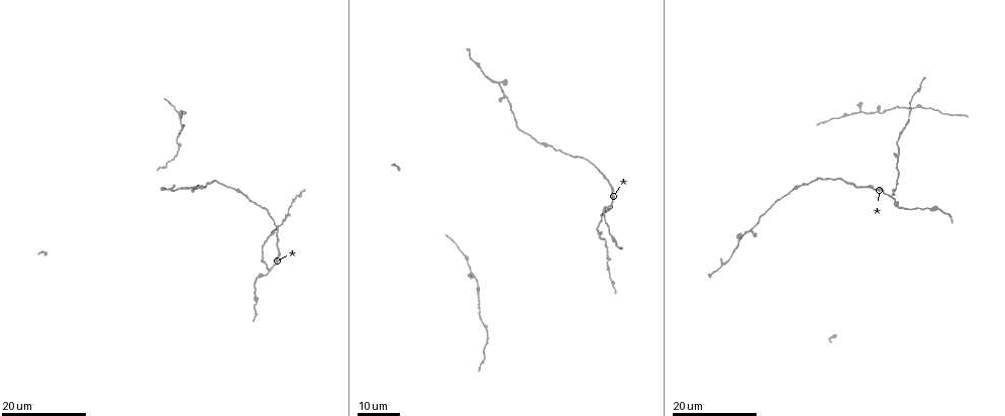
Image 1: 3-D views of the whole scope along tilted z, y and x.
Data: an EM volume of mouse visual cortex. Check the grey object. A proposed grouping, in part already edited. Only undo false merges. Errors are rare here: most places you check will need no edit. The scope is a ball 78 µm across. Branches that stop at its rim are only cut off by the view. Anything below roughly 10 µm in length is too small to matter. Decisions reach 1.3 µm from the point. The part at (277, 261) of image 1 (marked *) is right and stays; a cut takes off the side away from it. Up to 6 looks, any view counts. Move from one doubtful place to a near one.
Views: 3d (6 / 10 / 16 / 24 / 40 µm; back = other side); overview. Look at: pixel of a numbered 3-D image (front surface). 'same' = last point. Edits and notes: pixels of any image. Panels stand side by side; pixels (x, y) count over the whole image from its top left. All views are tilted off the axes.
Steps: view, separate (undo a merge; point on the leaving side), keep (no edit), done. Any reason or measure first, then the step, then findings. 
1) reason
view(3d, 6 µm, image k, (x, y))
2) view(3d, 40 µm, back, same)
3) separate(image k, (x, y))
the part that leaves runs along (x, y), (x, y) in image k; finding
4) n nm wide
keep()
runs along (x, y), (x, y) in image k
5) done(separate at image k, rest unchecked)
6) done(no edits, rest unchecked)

calibre changes
view(3d, 16 µm, image 1, (794, 188))

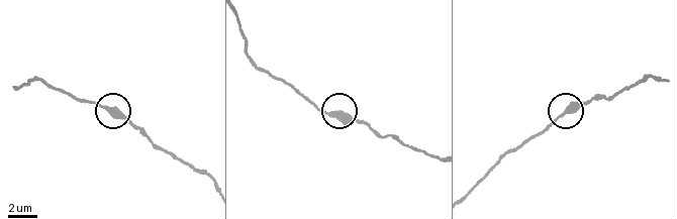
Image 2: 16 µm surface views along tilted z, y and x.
view(3d, 10 µm, image 2, (566, 111))

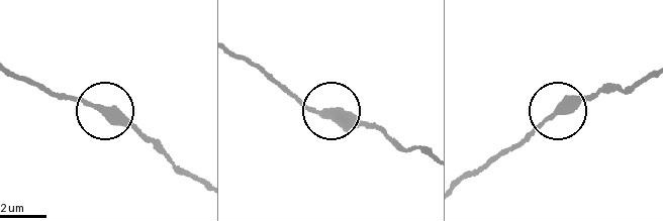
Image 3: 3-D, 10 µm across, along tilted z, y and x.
keep()
runs along (652, 79), (590, 96), (515, 143) in image 3; one neuron here

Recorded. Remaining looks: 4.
three arms meet
view(3d, 24 µm, image 1, (271, 269))

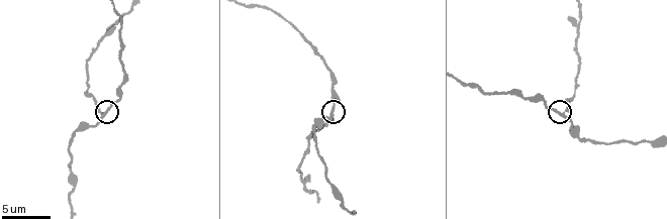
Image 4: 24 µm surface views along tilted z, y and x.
view(3d, 6 µm, image 4, (102, 115))

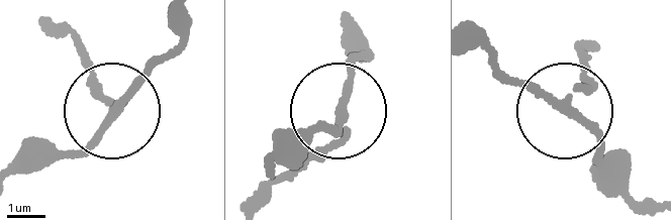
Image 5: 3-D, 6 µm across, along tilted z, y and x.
180 nm wide
keep()
continuous, no second neuron

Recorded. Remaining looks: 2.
side arm on a straight run
view(3d, 16 µm, image 1, (753, 228))

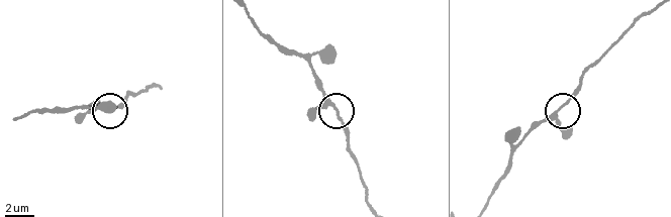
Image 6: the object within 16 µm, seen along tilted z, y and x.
view(3d, 6 µm, image 6, (557, 108))

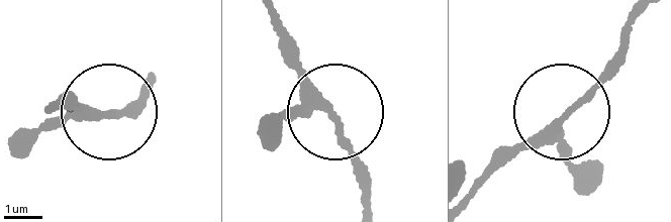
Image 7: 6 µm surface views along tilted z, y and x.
220 nm wide
keep()
runs along (641, 16), (613, 69), (483, 174) in image 7; one neuron here

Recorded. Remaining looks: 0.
done(no edits, rest unchecked)

